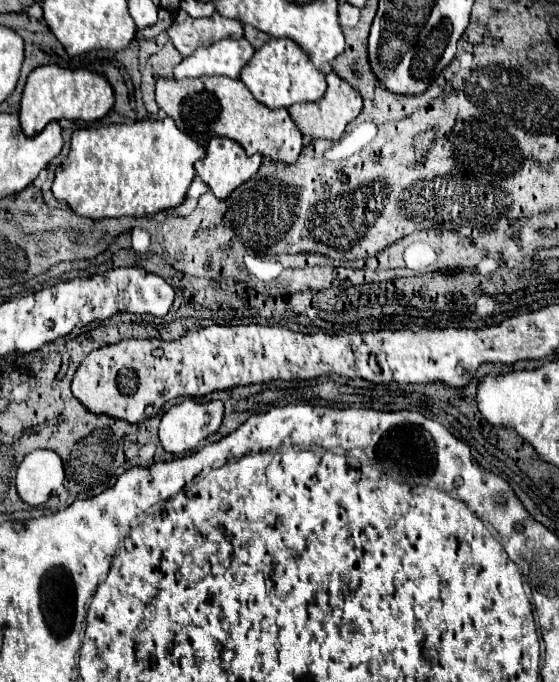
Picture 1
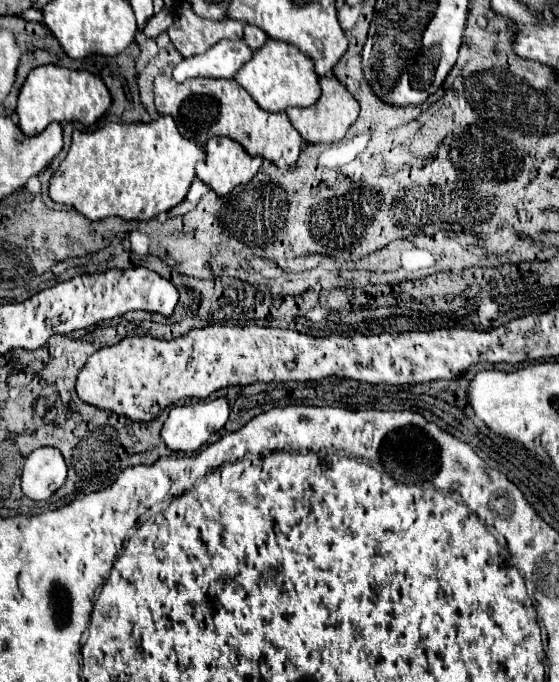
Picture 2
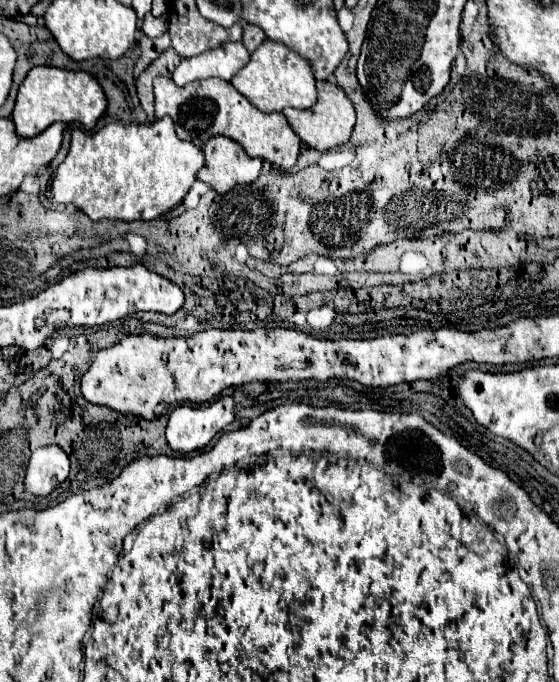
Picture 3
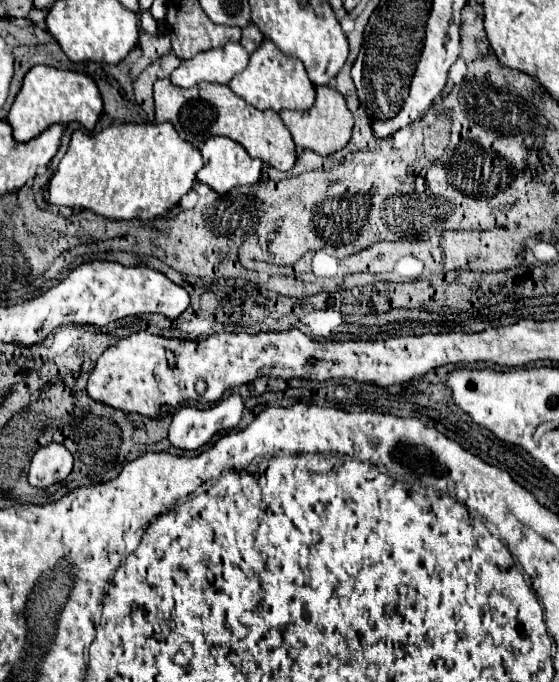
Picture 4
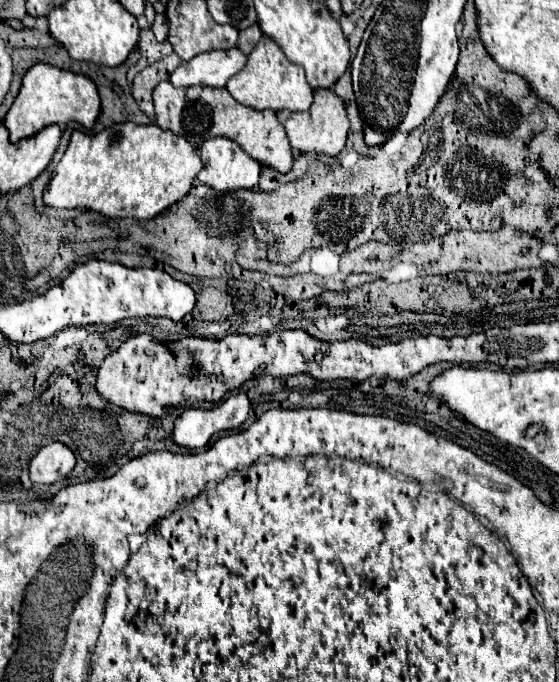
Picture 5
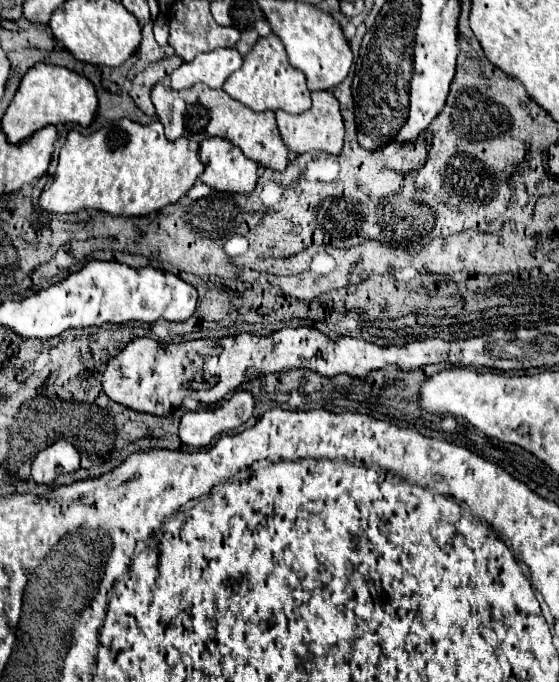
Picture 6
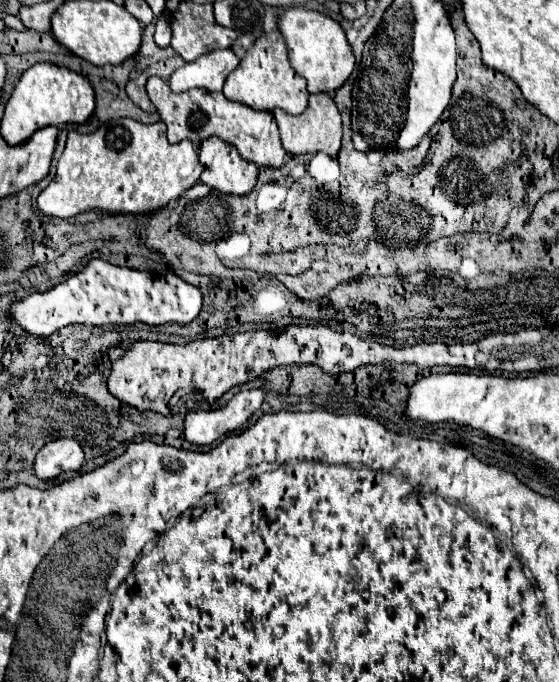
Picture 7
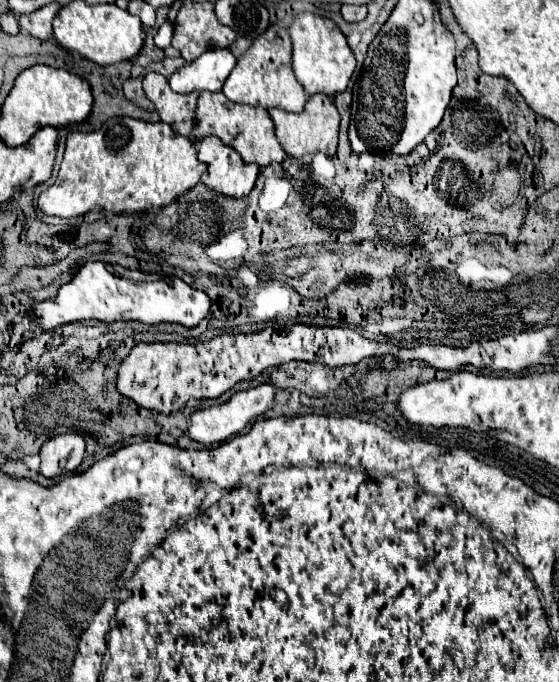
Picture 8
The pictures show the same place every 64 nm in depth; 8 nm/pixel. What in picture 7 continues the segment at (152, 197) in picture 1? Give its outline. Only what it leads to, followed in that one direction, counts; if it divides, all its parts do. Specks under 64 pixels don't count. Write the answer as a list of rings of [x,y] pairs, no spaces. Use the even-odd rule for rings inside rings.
[[[116,118],[102,124],[92,134],[68,132],[66,148],[58,160],[56,178],[38,196],[42,214],[70,218],[86,210],[104,210],[110,214],[142,214],[164,208],[184,190],[192,188],[204,166],[192,142],[170,144],[166,124],[142,124],[132,118]]]

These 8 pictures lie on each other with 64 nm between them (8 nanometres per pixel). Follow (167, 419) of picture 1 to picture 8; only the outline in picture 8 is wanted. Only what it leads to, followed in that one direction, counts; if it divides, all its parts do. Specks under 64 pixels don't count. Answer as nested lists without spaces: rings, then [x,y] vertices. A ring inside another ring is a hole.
[[[260,384],[256,388],[238,390],[236,394],[232,394],[232,398],[228,402],[194,412],[190,418],[188,436],[202,444],[218,444],[218,442],[230,440],[236,436],[236,432],[242,432],[244,428],[248,428],[258,416],[266,414],[272,408],[274,398],[276,398],[276,388],[272,384]]]

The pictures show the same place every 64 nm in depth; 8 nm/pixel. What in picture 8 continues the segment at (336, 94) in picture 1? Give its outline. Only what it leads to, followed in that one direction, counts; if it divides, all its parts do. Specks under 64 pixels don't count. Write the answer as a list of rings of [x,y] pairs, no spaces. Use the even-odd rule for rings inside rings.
[[[314,94],[312,98],[308,98],[306,108],[300,114],[288,114],[288,112],[282,112],[276,108],[272,108],[268,112],[270,112],[274,128],[276,128],[276,138],[290,158],[300,158],[304,154],[318,154],[318,152],[324,152],[328,156],[336,154],[340,116],[338,116],[334,102],[328,96]]]

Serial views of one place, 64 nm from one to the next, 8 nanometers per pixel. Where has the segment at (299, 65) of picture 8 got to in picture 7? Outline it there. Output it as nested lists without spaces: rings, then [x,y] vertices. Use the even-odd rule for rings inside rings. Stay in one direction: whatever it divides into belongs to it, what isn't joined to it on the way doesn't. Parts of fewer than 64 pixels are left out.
[[[292,6],[280,16],[278,28],[286,38],[290,64],[296,74],[306,78],[310,94],[316,92],[332,94],[344,86],[344,82],[354,70],[354,54],[338,22],[334,22],[330,16],[322,12],[308,10],[304,6]]]

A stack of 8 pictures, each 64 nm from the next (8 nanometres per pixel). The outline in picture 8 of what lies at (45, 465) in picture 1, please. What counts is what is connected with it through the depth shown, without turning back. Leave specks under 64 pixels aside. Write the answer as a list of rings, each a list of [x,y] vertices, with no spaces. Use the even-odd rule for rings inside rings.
[[[66,432],[50,438],[40,450],[40,472],[46,478],[52,478],[64,470],[76,470],[84,458],[84,448],[84,436],[78,432]]]

